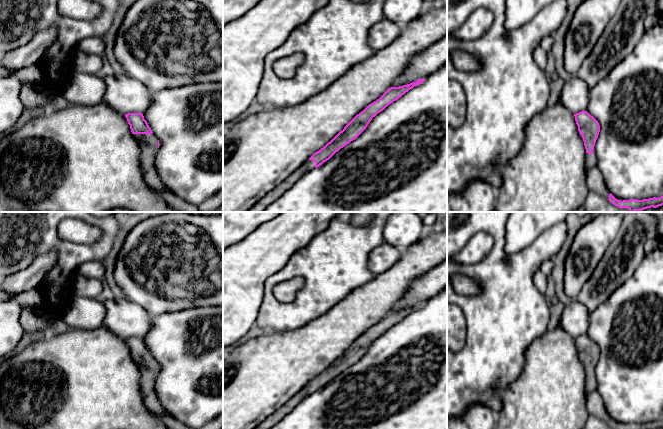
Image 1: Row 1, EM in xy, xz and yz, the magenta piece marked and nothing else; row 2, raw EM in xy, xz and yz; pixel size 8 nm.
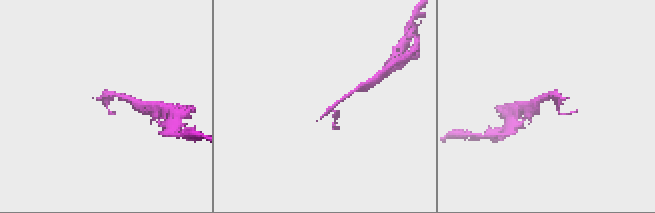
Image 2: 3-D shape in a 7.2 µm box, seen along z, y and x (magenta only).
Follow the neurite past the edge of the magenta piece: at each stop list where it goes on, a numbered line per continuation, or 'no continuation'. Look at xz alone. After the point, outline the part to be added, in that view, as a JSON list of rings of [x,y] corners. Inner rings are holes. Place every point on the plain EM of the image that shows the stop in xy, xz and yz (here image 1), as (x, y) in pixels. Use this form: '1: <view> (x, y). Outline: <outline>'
1: xz (278, 415). Outline: [[[313,384],[304,386],[295,396],[293,396],[281,408],[276,410],[272,415],[265,419],[255,429],[271,429],[280,422],[288,413],[290,413],[300,402],[315,392]]]

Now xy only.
1: xy (148, 367). Outline: [[[133,358],[140,368],[140,394],[144,406],[154,413],[171,415],[164,411],[155,392],[155,380],[158,376],[158,364],[155,358]]]

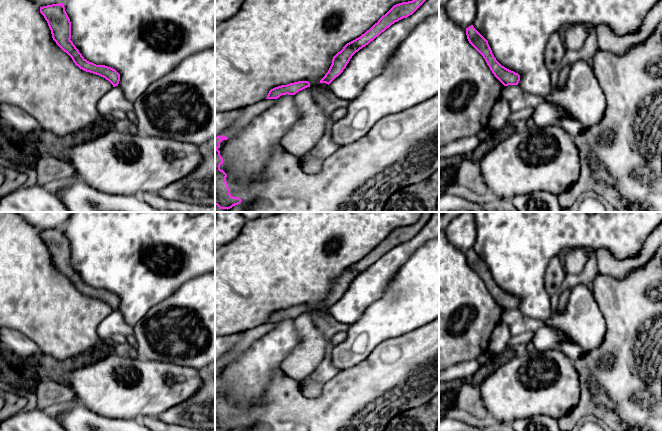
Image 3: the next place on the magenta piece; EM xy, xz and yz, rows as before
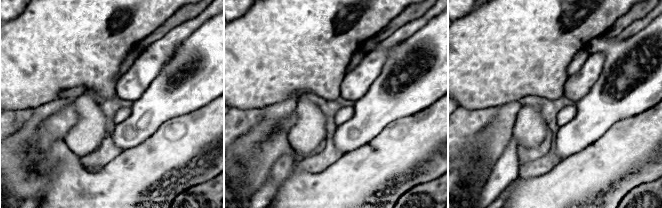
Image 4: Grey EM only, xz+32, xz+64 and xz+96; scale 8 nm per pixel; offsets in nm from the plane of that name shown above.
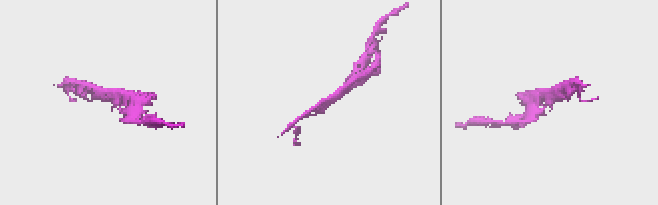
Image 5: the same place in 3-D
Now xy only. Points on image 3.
no continuation

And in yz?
no continuation

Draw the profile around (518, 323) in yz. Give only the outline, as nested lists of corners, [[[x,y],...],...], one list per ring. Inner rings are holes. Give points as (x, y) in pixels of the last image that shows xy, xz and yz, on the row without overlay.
[[[518,309],[504,310],[502,322],[509,326],[510,336],[516,336],[525,332],[534,333],[545,326],[544,320],[528,318]]]

